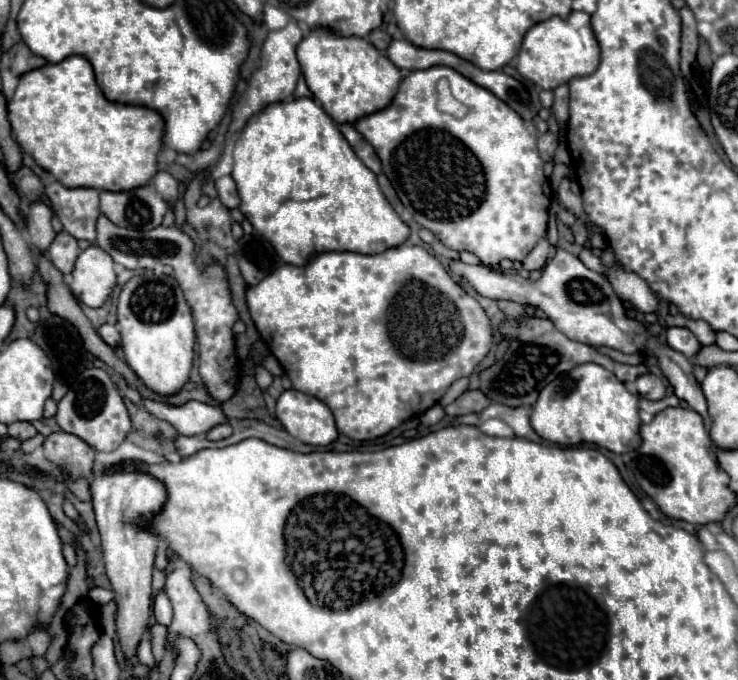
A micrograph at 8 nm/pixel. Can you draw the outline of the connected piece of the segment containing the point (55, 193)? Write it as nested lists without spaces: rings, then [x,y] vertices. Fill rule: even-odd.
[[[60,182],[46,186],[52,212],[60,218],[64,230],[76,240],[94,242],[98,210],[98,190],[66,188]]]

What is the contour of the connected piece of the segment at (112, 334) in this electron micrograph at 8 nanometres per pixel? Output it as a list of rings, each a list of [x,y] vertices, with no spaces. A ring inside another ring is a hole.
[[[104,324],[104,326],[98,328],[98,332],[100,332],[102,340],[104,340],[108,346],[116,348],[116,346],[120,344],[120,332],[118,332],[118,328],[116,328],[114,324]]]

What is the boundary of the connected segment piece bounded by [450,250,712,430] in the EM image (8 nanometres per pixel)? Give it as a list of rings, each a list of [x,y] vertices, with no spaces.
[[[558,250],[556,256],[550,262],[546,262],[546,266],[542,268],[542,276],[538,280],[522,278],[518,272],[510,274],[510,272],[502,272],[500,268],[492,268],[492,266],[484,266],[484,264],[478,264],[478,266],[462,264],[460,260],[454,260],[450,268],[456,274],[464,276],[474,286],[474,290],[486,298],[512,300],[518,304],[528,304],[528,306],[540,308],[554,322],[554,326],[560,332],[564,332],[568,338],[576,340],[576,342],[590,344],[590,346],[610,346],[624,354],[636,354],[636,352],[652,354],[658,360],[662,374],[672,384],[676,396],[680,400],[686,400],[688,406],[704,418],[706,430],[712,426],[710,416],[708,416],[706,398],[692,372],[692,360],[688,356],[684,356],[682,352],[676,352],[674,348],[666,346],[660,338],[650,336],[642,322],[626,316],[624,302],[616,296],[608,278],[604,274],[598,274],[598,272],[586,268],[578,256],[574,256],[566,250]]]

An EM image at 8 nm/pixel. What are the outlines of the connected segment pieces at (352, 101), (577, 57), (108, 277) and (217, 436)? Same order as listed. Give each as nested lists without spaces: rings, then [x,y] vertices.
[[[330,28],[312,30],[296,46],[296,56],[300,60],[306,86],[338,124],[352,124],[366,114],[386,108],[402,80],[402,72],[368,40],[358,36],[346,38],[334,34]]]
[[[572,12],[566,20],[554,16],[532,26],[522,42],[518,54],[518,72],[522,78],[542,86],[544,90],[554,90],[560,84],[570,82],[576,76],[588,76],[596,72],[600,64],[600,46],[590,26],[590,14]]]
[[[88,246],[80,252],[70,274],[70,290],[78,302],[92,308],[102,306],[114,282],[114,260],[102,248]]]
[[[224,422],[224,424],[214,426],[214,428],[206,434],[206,438],[208,438],[208,440],[222,440],[222,438],[228,438],[230,434],[232,434],[232,428],[230,428],[228,422]]]

